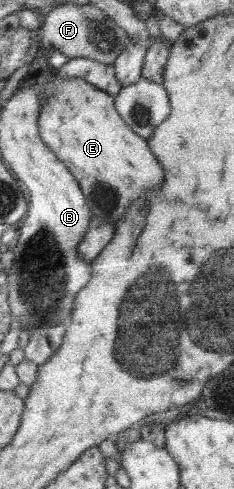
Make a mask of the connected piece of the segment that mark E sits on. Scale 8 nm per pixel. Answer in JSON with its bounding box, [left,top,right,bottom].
[40,78,164,224]

